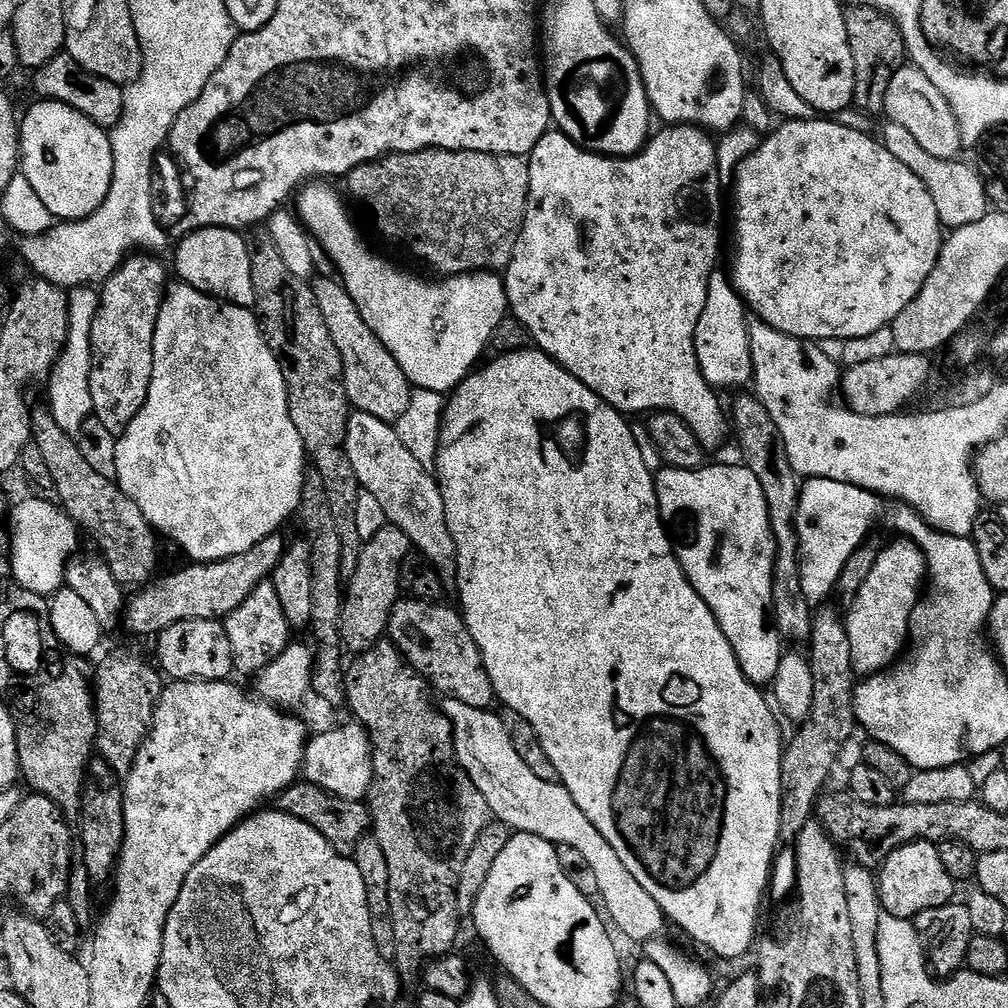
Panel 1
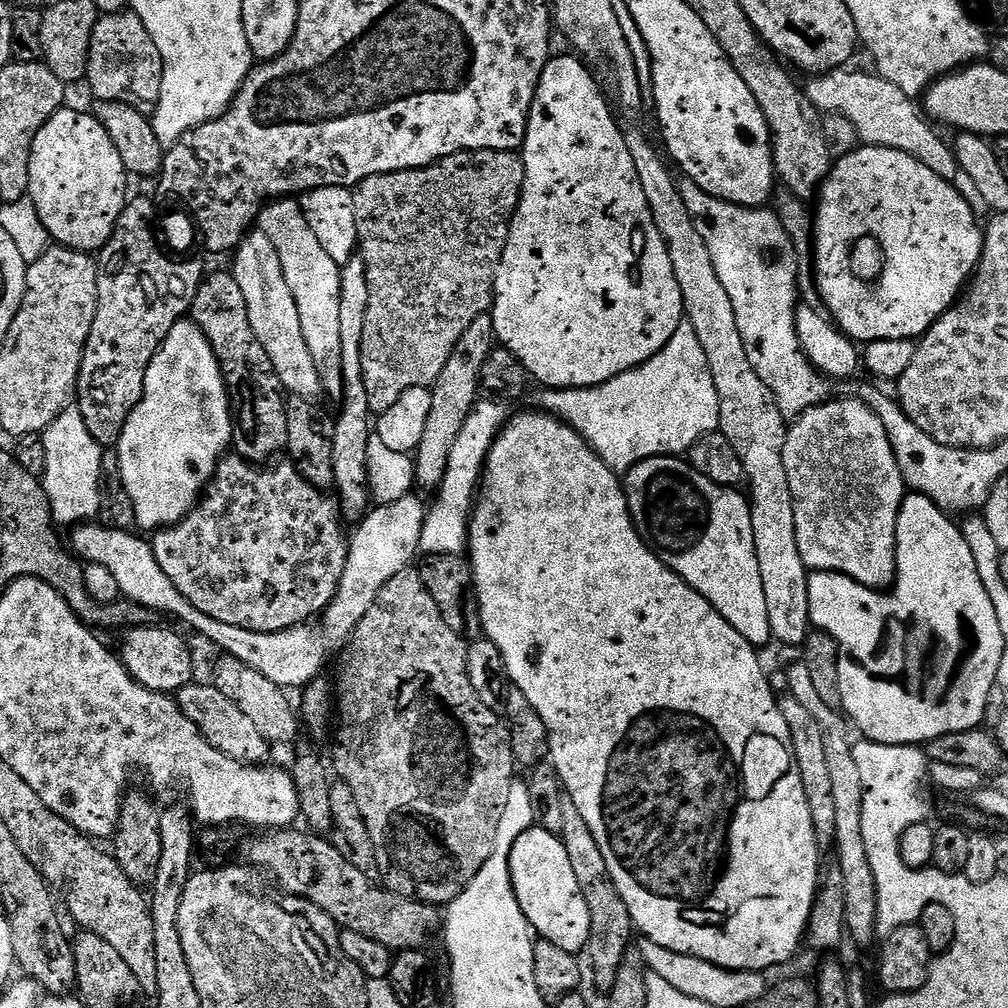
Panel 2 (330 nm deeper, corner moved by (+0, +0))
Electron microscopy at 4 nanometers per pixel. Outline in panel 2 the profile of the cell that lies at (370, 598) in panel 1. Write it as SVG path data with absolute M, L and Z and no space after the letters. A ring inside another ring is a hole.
M485 314L474 318L466 334L462 334L462 338L454 346L450 354L450 362L446 362L442 374L432 385L430 419L426 421L426 431L422 433L422 442L414 453L415 487L417 489L439 489L441 482L446 478L450 450L454 450L454 442L458 442L458 434L462 434L462 426L466 426L466 418L477 402L482 366L486 366L486 358L490 358L496 343L496 331L492 325L491 315Z

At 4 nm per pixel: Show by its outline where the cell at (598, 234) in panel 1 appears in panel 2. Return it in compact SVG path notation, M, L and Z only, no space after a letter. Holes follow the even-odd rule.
M553 55L549 59L538 82L538 90L534 94L534 102L528 115L528 129L522 145L524 189L520 195L520 205L512 215L510 234L506 250L502 254L500 269L496 271L496 290L490 309L497 341L515 354L535 383L537 380L538 383L544 384L540 386L548 390L593 388L602 382L610 382L610 378L618 378L618 374L626 374L626 370L642 366L668 345L678 326L686 320L682 290L678 287L678 278L674 278L674 265L670 263L670 250L666 250L666 242L658 226L654 226L654 214L650 214L650 202L646 202L642 182L638 182L638 170L634 170L630 150L626 150L621 125L616 125L591 70L587 68L589 65L579 55L571 55Z

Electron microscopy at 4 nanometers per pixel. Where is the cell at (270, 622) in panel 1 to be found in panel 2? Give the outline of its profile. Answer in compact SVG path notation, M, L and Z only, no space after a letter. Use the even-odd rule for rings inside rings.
M235 454L225 455L212 475L212 483L208 485L206 495L193 508L192 513L180 523L173 524L171 528L157 531L150 540L159 565L162 566L162 570L166 570L166 576L170 578L170 582L174 582L176 589L194 606L198 606L198 610L202 610L202 614L210 614L210 618L218 618L218 622L226 622L226 626L242 626L242 630L254 630L255 632L281 632L287 628L294 628L297 624L303 624L319 617L334 599L337 590L340 589L342 574L346 570L348 561L350 536L347 531L344 533L346 521L340 514L339 499L335 495L311 485L291 462L280 463L261 466L250 464Z

